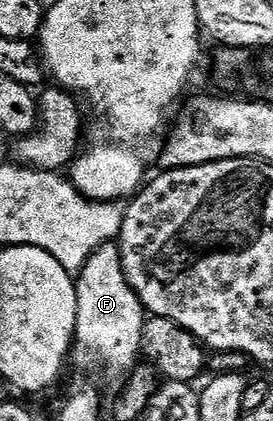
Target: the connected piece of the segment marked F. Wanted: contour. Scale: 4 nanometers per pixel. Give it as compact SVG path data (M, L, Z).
M115 242L108 244L102 244L97 251L94 252L85 262L85 266L80 268L77 275L74 277L75 281L75 293L77 294L77 322L75 323L75 340L78 347L74 349L73 360L76 360L81 367L87 372L123 372L127 374L136 367L137 361L135 358L139 358L141 349L143 346L143 325L145 323L145 309L143 303L137 298L137 294L129 286L129 282L125 276L125 270L123 269L123 259L119 253L119 245Z

